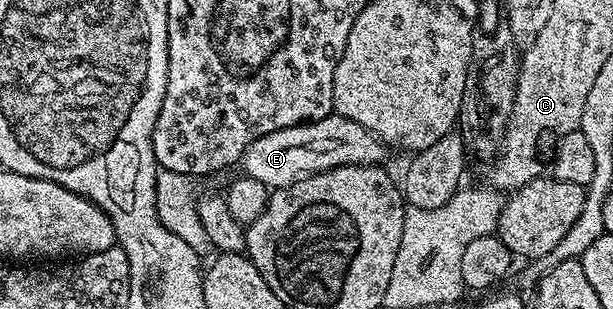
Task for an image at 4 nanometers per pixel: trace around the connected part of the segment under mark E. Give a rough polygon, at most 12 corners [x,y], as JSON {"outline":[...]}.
{"outline":[[332,113],[264,133],[241,170],[268,188],[378,165],[387,144]]}

